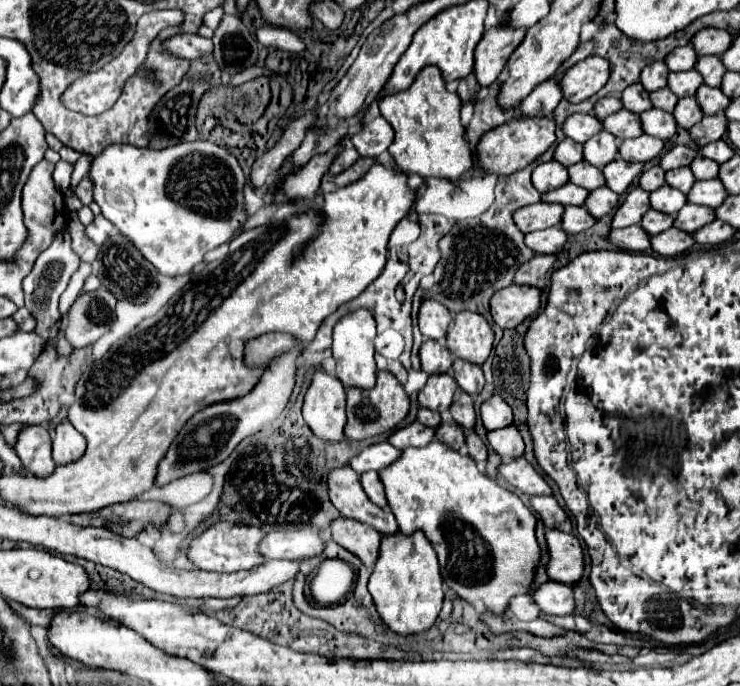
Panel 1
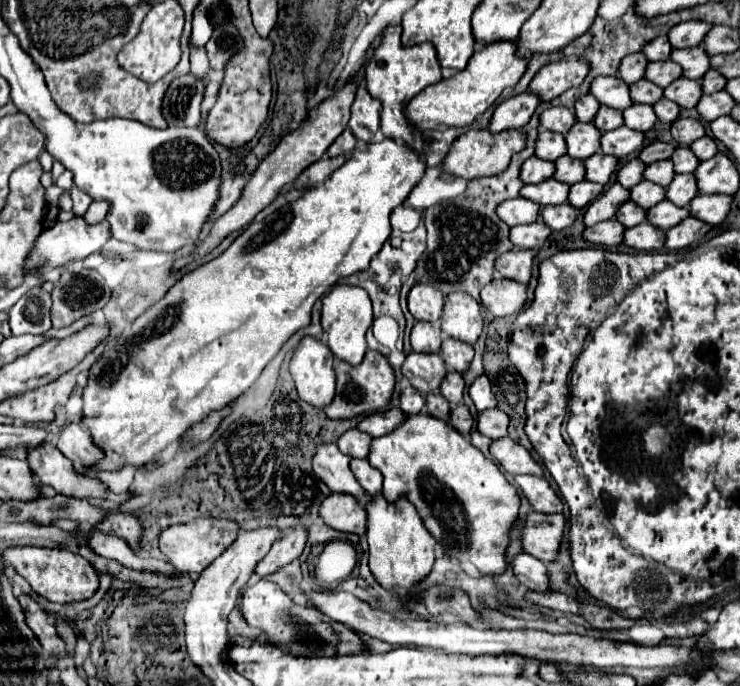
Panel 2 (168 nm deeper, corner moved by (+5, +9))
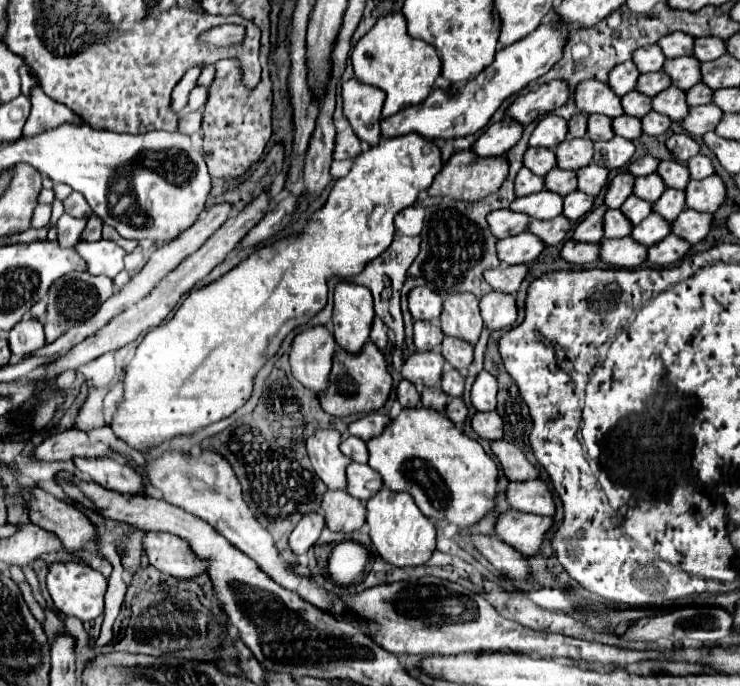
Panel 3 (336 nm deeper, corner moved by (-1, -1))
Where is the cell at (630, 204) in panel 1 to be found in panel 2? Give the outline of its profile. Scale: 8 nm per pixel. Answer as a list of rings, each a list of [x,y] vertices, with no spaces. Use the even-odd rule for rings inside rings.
[[[613,184],[609,186],[603,196],[599,196],[591,206],[589,210],[585,212],[585,226],[593,226],[597,222],[603,222],[603,220],[611,220],[615,218],[617,210],[621,208],[621,204],[625,204],[627,200],[631,198],[631,192],[627,188],[623,188],[621,184]]]

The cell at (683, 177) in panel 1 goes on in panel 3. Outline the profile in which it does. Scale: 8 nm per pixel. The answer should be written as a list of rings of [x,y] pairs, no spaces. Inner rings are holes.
[[[657,174],[641,176],[633,184],[633,194],[637,194],[637,198],[647,202],[655,202],[663,194],[663,190],[665,190],[665,184]]]

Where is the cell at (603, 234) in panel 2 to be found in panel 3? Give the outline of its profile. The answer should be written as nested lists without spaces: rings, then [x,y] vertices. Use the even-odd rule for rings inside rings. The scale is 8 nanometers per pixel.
[[[567,240],[559,250],[559,256],[569,264],[585,266],[597,260],[597,250],[599,250],[599,244],[581,244],[575,240]]]

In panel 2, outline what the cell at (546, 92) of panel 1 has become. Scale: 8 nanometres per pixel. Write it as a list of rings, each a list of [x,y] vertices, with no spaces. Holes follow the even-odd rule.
[[[529,90],[503,100],[491,118],[489,130],[501,132],[501,130],[509,130],[509,128],[523,128],[531,120],[531,116],[539,104],[541,104],[541,98]]]

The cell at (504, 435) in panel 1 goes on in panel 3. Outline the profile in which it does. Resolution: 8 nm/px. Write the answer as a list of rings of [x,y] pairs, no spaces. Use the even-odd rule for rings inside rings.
[[[475,412],[471,416],[471,428],[489,442],[503,436],[503,422],[497,412]]]

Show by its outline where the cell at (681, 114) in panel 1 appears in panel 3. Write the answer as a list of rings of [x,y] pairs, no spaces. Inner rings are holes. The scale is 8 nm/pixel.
[[[655,110],[647,112],[643,118],[641,118],[641,130],[643,134],[649,134],[649,136],[661,136],[667,132],[667,128],[671,126],[671,120],[657,114]]]

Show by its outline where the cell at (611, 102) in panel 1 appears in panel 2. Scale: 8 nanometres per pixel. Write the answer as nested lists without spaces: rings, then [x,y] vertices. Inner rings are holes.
[[[585,94],[575,104],[575,114],[579,122],[591,122],[597,112],[599,112],[599,100],[593,94]]]

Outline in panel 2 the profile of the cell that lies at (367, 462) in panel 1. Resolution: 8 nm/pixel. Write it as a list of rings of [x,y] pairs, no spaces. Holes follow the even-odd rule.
[[[349,430],[339,438],[337,446],[343,454],[347,454],[351,458],[367,458],[371,452],[371,440],[373,440],[373,436],[367,432]]]

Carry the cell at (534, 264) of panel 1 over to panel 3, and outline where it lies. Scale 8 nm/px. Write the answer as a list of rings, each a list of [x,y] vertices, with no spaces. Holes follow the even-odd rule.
[[[517,264],[517,266],[497,266],[497,268],[489,268],[485,270],[483,278],[487,280],[487,284],[495,290],[495,292],[505,292],[505,294],[515,294],[523,282],[527,274],[527,266],[525,264]]]

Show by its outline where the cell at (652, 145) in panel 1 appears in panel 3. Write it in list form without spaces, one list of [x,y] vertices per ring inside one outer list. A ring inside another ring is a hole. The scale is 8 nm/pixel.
[[[615,136],[607,142],[595,142],[595,154],[593,154],[593,164],[605,166],[609,170],[617,170],[629,164],[635,146],[631,140],[625,140],[621,136]]]

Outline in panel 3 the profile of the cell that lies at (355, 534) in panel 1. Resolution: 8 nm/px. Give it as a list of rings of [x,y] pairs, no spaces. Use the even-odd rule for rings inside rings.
[[[327,490],[321,510],[327,528],[333,532],[353,532],[365,524],[365,504],[345,490]]]

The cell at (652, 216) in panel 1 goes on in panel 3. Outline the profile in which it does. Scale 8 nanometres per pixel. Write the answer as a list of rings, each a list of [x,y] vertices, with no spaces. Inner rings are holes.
[[[607,210],[603,216],[605,238],[623,238],[629,236],[631,224],[625,222],[625,216],[619,210]]]

